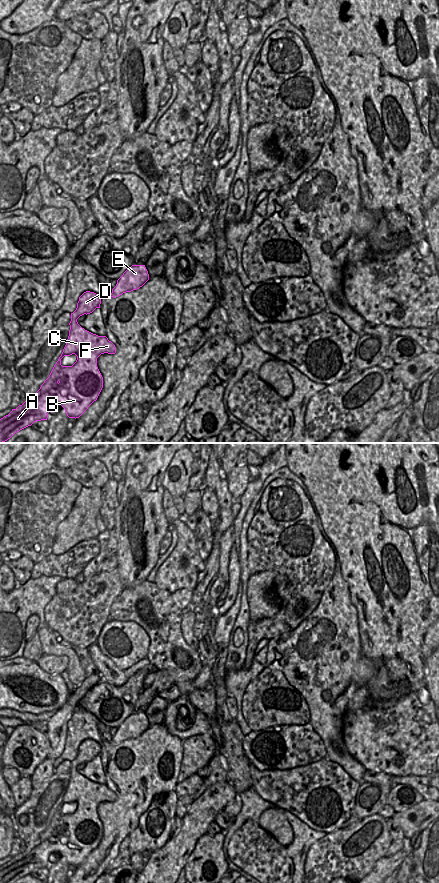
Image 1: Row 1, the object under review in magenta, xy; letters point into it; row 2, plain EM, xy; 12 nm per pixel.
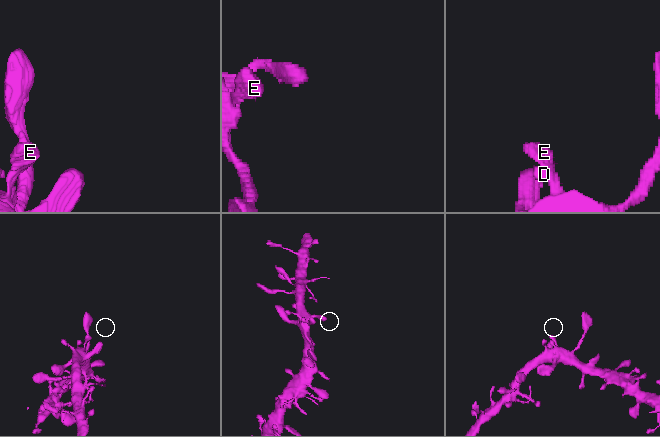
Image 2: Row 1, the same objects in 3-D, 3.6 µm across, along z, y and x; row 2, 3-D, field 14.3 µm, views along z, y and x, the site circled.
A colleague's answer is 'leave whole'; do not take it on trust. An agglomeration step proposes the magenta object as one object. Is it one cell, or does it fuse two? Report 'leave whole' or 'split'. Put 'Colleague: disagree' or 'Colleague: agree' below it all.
leave whole
Colleague: agree

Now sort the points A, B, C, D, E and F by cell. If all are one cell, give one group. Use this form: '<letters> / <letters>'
A B C D E F

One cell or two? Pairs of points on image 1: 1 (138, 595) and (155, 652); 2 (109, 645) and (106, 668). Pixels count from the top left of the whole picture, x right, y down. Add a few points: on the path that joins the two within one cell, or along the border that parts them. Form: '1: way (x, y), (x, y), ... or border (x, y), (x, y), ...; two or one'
1: way (152, 604), (163, 622), (163, 636); one
2: border (95, 644), (123, 671); two

